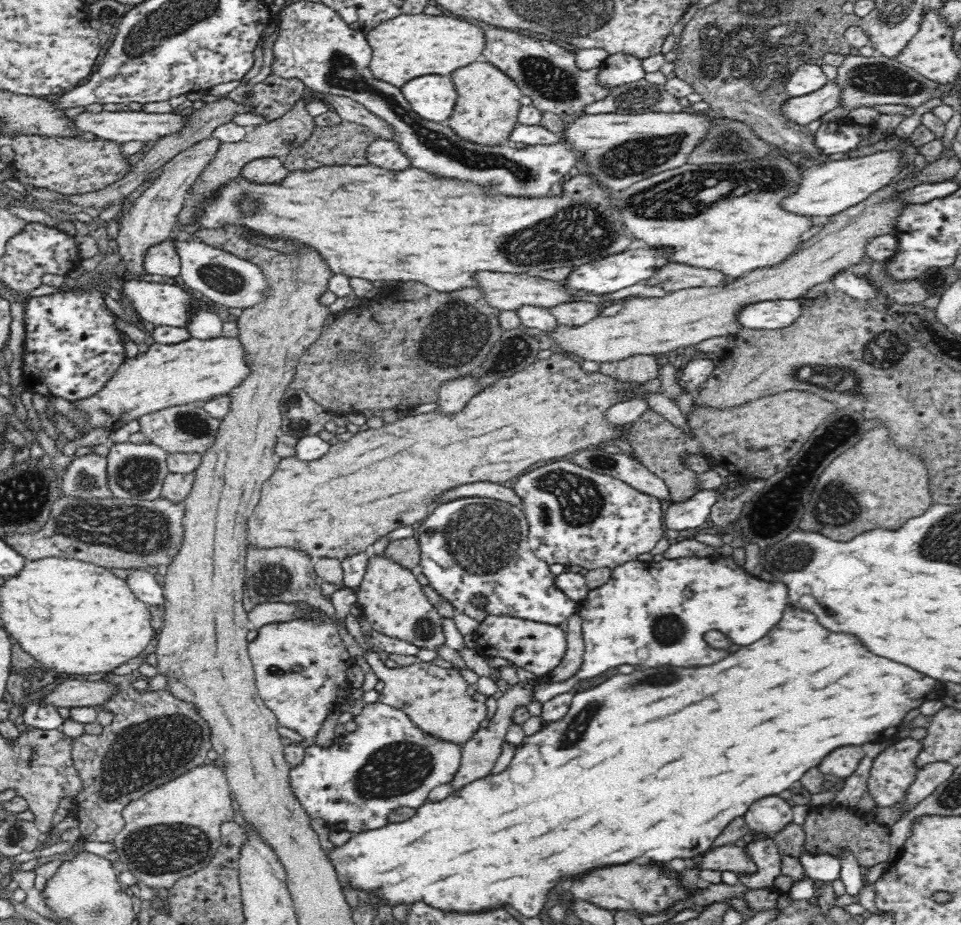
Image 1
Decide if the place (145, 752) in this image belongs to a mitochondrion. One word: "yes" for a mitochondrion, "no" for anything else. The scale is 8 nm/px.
yes

